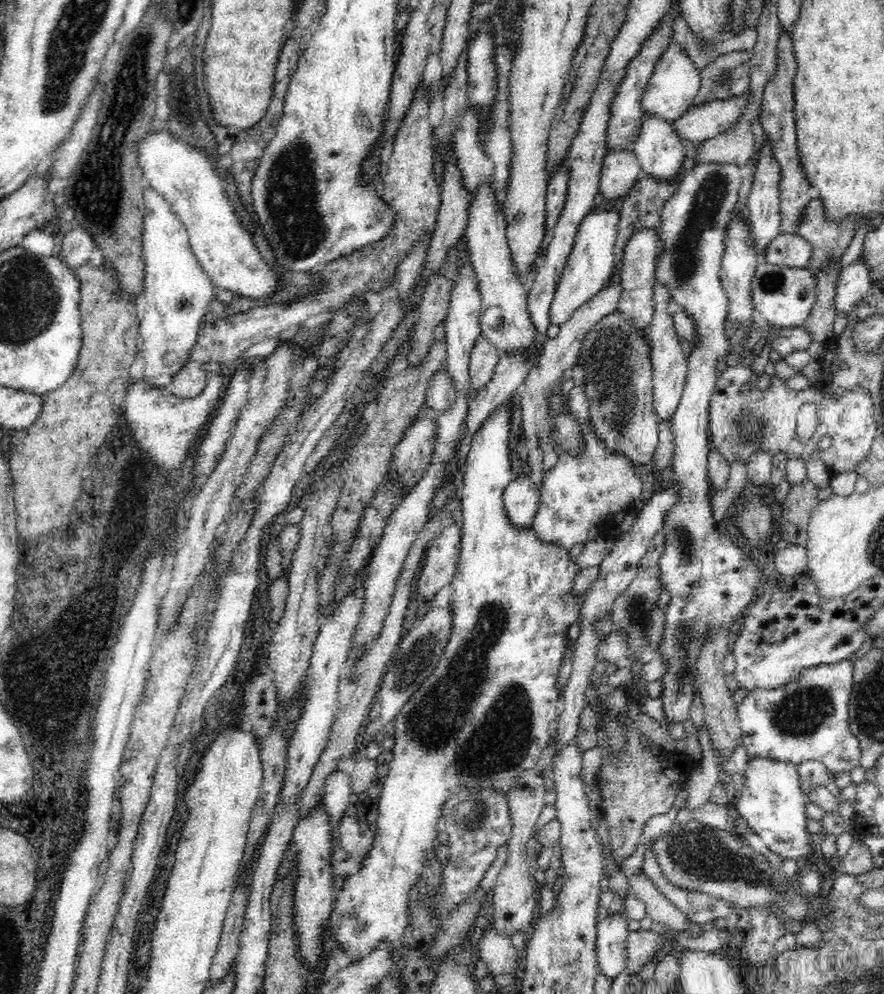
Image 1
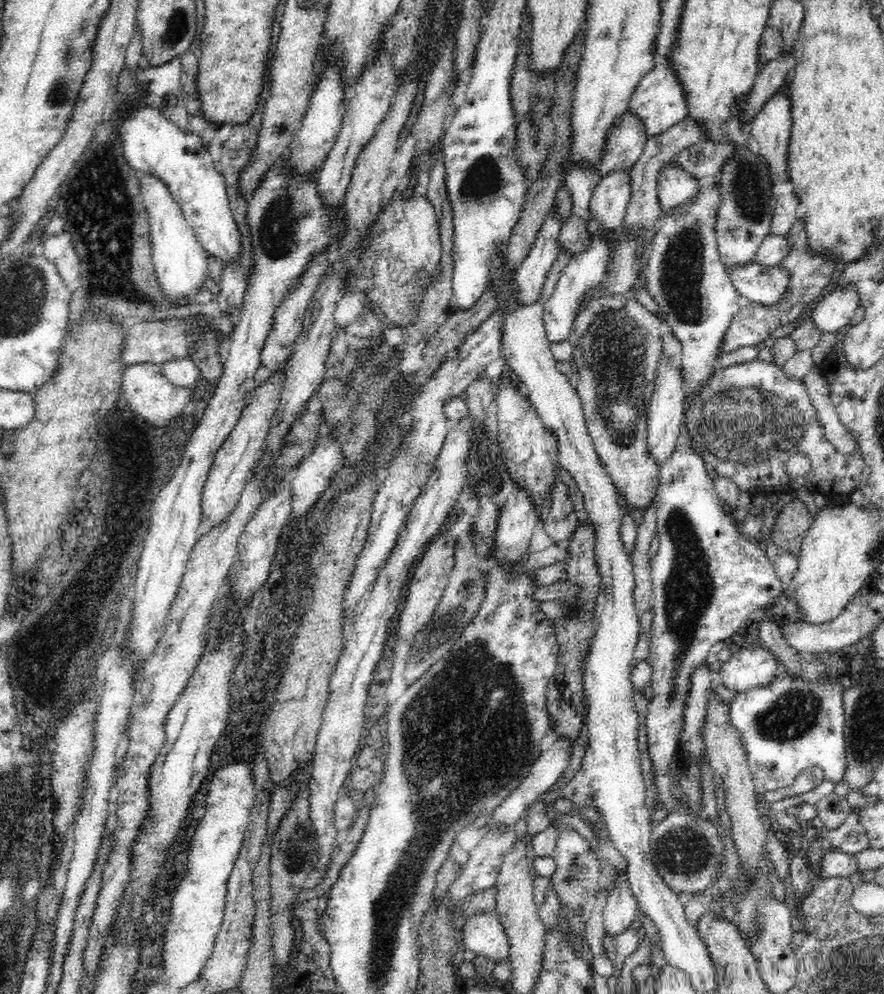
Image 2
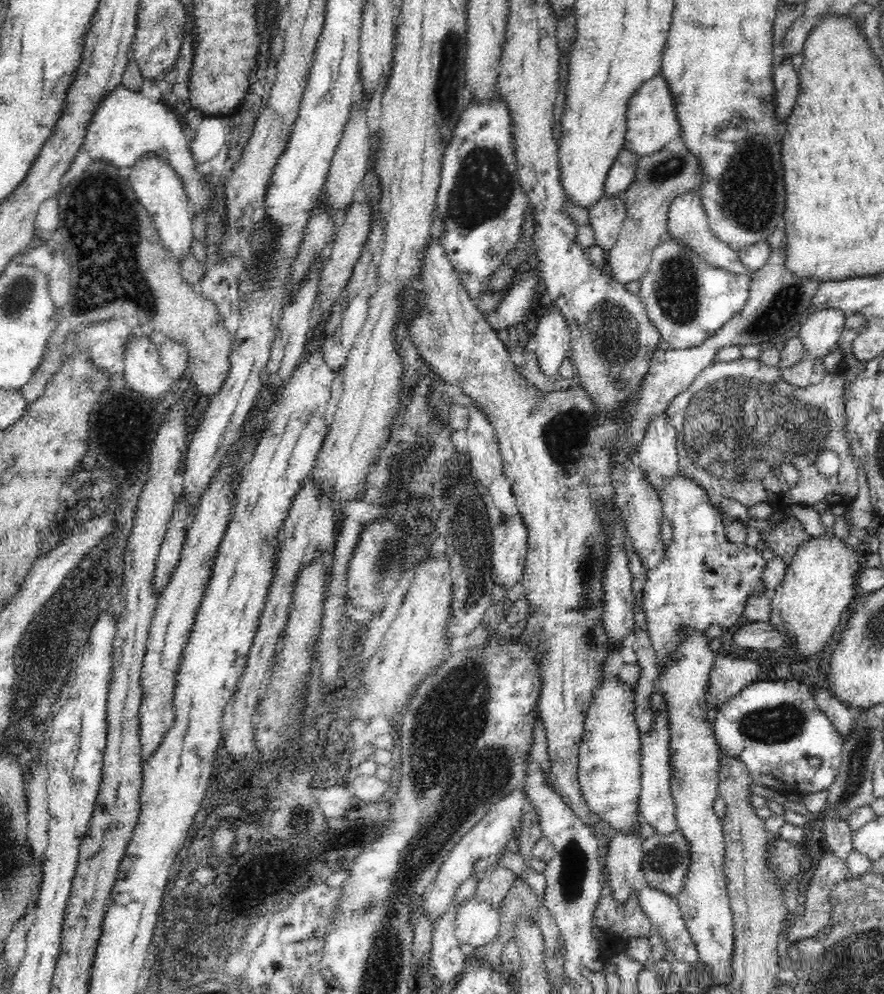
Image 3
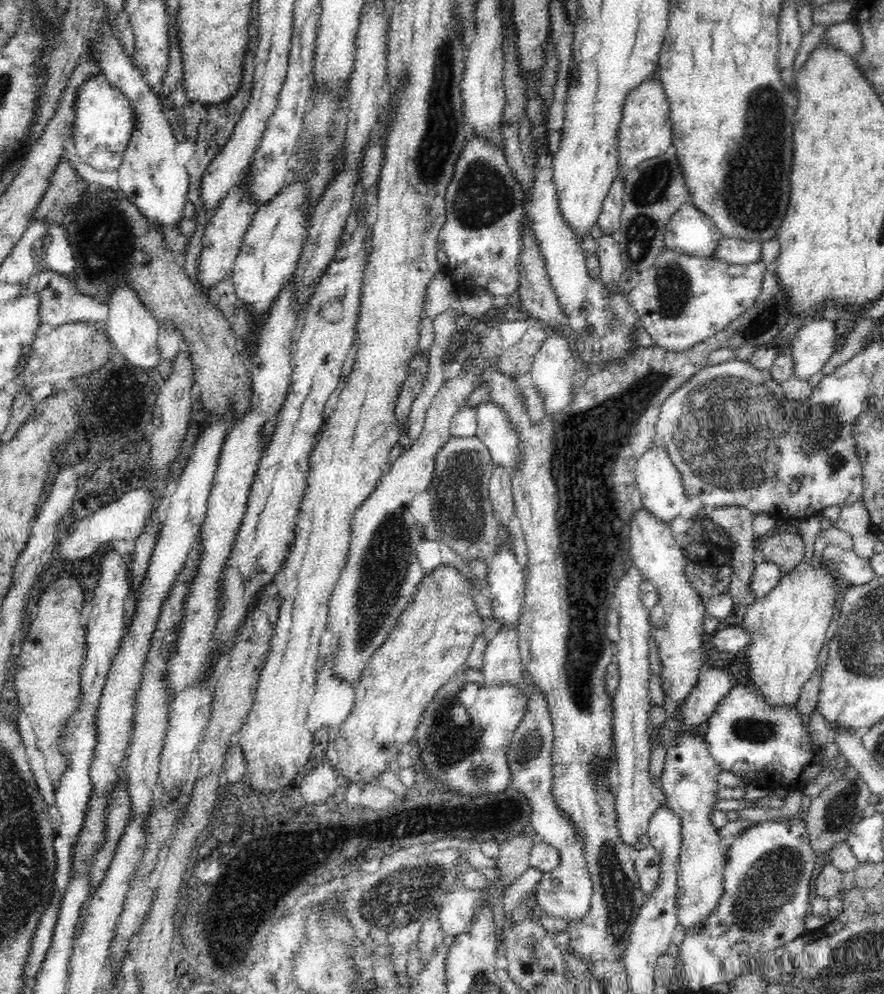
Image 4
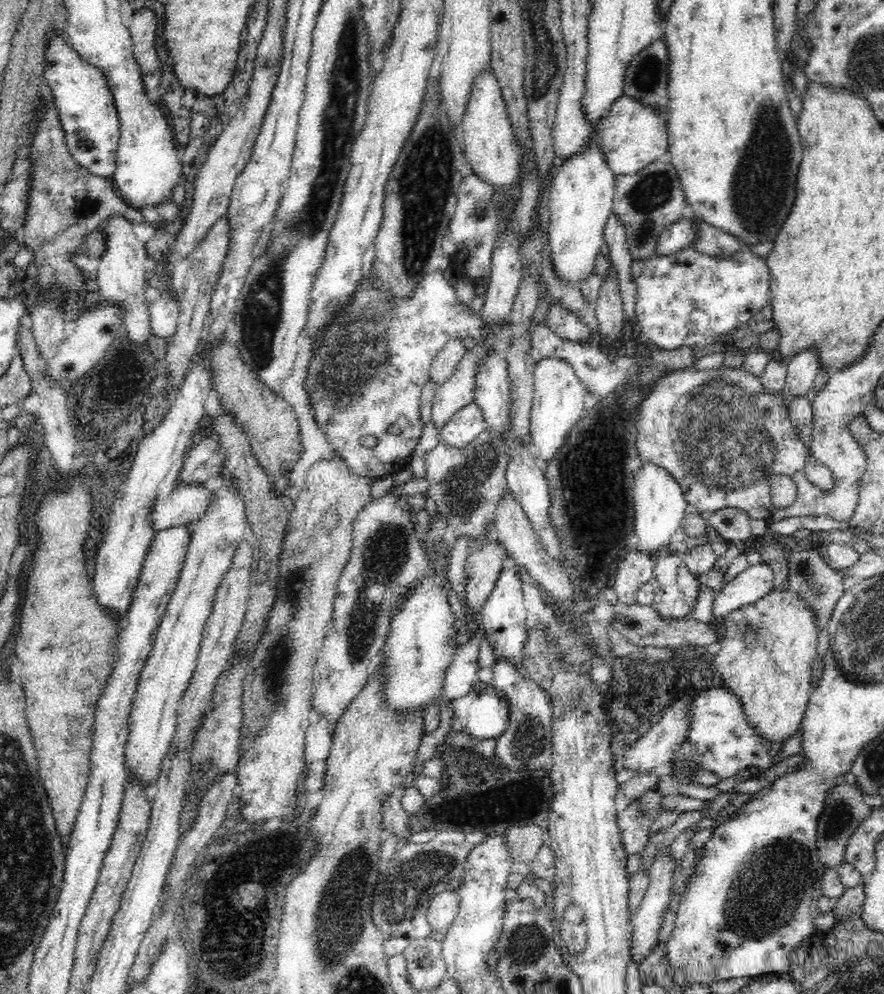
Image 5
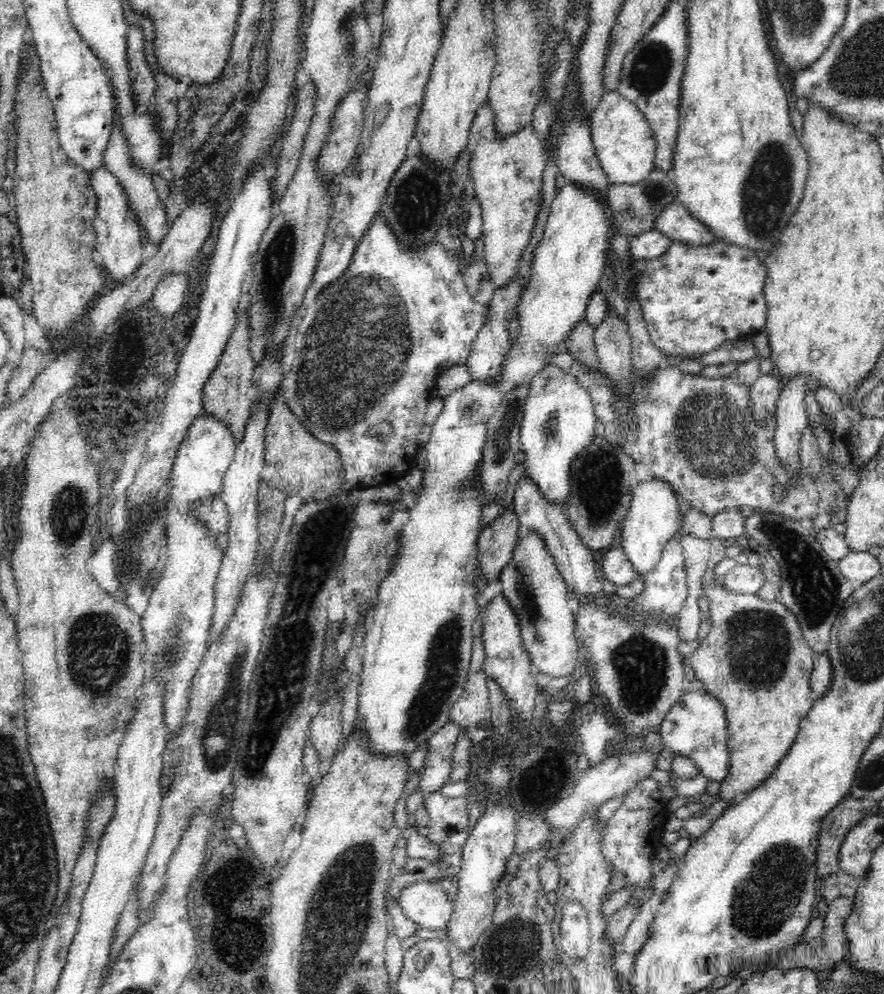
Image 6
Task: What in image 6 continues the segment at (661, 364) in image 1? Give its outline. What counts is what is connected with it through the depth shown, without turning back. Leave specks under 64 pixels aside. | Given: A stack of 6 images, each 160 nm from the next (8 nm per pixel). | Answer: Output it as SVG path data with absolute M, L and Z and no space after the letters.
M660 479L638 482L634 487L628 514L621 524L620 544L640 580L656 568L666 544L679 530L679 501L674 497L674 493L673 488Z

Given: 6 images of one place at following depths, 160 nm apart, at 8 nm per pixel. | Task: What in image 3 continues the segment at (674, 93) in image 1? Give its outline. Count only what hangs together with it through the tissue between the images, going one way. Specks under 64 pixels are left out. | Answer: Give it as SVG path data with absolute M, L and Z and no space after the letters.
M658 73L654 78L643 82L629 100L627 131L623 148L645 157L662 150L679 136L679 132L680 125L675 115L674 101L668 83L661 73Z

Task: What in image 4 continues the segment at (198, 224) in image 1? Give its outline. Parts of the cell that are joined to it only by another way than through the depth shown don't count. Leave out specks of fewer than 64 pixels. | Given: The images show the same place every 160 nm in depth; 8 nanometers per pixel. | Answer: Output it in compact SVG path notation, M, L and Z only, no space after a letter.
M96 75L85 80L77 92L73 140L78 158L94 170L114 170L120 166L128 141L135 125L135 114L130 101L112 86L104 75Z

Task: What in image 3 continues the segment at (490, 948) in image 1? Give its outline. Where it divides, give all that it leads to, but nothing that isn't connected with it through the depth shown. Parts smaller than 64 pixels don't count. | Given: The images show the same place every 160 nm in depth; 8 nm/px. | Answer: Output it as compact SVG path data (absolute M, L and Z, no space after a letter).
M474 894L459 904L455 912L454 932L460 944L470 944L476 949L496 938L500 923L499 909L478 901Z

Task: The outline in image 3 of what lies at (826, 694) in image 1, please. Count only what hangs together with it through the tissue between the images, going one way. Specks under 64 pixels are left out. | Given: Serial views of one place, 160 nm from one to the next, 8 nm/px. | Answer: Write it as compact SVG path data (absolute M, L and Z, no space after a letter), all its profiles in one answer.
M758 680L745 686L718 709L714 720L714 735L722 755L740 759L746 766L753 783L777 792L778 797L815 794L832 786L843 761L844 739L834 730L832 722L818 709L806 681Z

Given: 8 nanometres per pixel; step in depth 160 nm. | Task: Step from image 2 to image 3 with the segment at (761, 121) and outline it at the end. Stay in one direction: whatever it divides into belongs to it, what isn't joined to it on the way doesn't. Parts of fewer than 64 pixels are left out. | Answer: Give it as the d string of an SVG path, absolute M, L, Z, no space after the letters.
M786 57L785 61L777 64L773 69L776 117L780 123L785 124L797 99L799 78L792 65L792 57Z

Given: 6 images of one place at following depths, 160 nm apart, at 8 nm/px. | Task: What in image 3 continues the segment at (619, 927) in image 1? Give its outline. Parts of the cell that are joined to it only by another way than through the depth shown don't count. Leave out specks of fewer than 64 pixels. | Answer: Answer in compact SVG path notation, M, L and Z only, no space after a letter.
M640 829L627 833L614 833L610 841L607 866L612 885L612 897L625 903L632 892L634 876L641 870L642 835Z

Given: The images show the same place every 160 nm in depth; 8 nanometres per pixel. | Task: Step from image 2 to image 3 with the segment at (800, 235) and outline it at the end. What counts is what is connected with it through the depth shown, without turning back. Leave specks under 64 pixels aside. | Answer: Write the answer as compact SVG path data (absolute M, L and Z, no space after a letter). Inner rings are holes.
M431 236L431 240L427 243L427 249L425 250L425 256L423 257L423 272L419 275L418 281L421 281L422 284L425 284L428 287L425 287L425 290L422 292L423 299L420 304L420 311L407 326L406 334L410 337L410 341L414 341L414 345L418 347L419 354L426 360L426 364L431 365L431 369L436 376L441 377L443 382L446 384L458 386L463 394L470 396L473 402L481 408L481 411L494 425L494 428L496 429L495 433L499 440L499 449L501 452L501 459L503 460L503 470L505 475L508 477L508 480L511 482L512 492L516 498L520 517L522 517L522 521L524 521L524 524L528 529L528 548L522 582L522 586L524 587L523 593L526 597L526 602L528 602L528 608L526 626L519 636L519 641L527 642L531 648L535 648L535 650L543 656L539 660L538 665L538 668L541 670L541 689L537 704L539 717L542 720L544 729L546 729L546 737L548 737L547 744L548 758L550 759L551 785L555 789L555 792L564 799L564 802L574 811L574 814L579 816L580 820L583 820L584 824L587 824L592 829L592 832L596 835L598 847L600 847L600 863L602 863L601 871L603 872L603 883L597 908L594 910L592 928L593 937L599 940L600 952L602 957L606 960L610 955L624 952L625 948L633 938L647 937L651 930L651 924L646 913L640 909L640 897L638 897L638 890L640 890L640 888L638 888L638 886L632 889L632 892L629 894L625 903L618 903L618 901L612 897L612 889L610 889L612 888L612 885L610 885L610 879L608 879L607 857L613 833L610 830L610 824L608 824L608 821L602 819L602 817L594 813L593 810L590 810L590 807L586 804L586 799L584 799L579 784L579 747L583 738L583 727L585 726L588 710L592 705L592 694L594 694L594 690L596 690L596 688L600 686L600 682L602 682L602 679L600 679L602 678L602 664L604 664L604 660L606 660L606 656L608 656L608 653L606 652L608 652L608 646L610 646L610 643L608 643L608 633L606 633L604 623L602 623L602 600L604 600L604 587L602 587L602 582L604 582L604 572L606 572L606 569L604 568L606 568L606 564L608 564L608 547L606 547L606 533L602 533L602 523L600 523L601 510L599 510L598 506L601 504L601 506L609 506L610 509L612 509L612 506L616 505L613 497L614 487L612 484L612 477L610 477L610 468L614 466L614 458L620 454L620 450L638 450L638 446L640 446L640 442L642 442L642 438L644 438L644 434L646 434L646 426L650 424L650 420L654 420L658 414L662 414L662 410L667 409L669 402L673 398L676 398L676 396L682 394L685 390L688 390L688 387L694 383L694 380L701 374L702 370L705 370L708 366L711 366L716 362L715 356L717 352L726 347L741 347L746 346L746 344L760 344L762 346L770 345L772 340L779 340L780 338L786 337L789 333L794 332L797 327L805 321L805 317L810 313L810 302L814 297L814 294L816 294L816 290L820 288L820 282L814 279L798 278L794 273L786 269L786 242L784 242L784 244L782 244L782 246L777 250L772 250L770 259L766 262L766 265L763 268L760 268L760 270L754 272L754 276L751 278L748 301L738 314L734 315L721 329L717 330L717 333L714 334L714 336L707 338L702 342L702 344L700 344L700 346L689 349L656 349L656 352L651 358L648 372L646 372L646 378L642 380L639 389L635 392L635 396L632 398L633 401L628 401L623 408L623 410L628 411L620 411L622 410L622 407L620 407L615 412L615 415L610 415L610 413L606 413L606 411L598 411L598 409L596 409L596 405L594 405L592 397L586 393L586 389L584 389L582 385L578 385L575 389L567 389L566 391L558 390L545 394L544 391L536 388L535 386L528 385L525 382L523 377L518 373L518 371L516 371L516 366L510 359L510 355L508 354L507 347L504 342L499 338L497 332L486 322L485 316L478 311L476 304L470 299L470 296L464 289L464 285L460 283L458 274L455 273L450 260L446 257L444 248L440 245L439 238ZM624 416L629 416L629 425L625 429L622 429L622 427L618 425L618 420L620 420L620 418L624 418Z

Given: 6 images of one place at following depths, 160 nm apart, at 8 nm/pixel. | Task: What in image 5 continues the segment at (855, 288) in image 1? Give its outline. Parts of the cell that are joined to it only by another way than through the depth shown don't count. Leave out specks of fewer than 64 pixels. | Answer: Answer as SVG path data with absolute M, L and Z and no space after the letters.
M817 348L800 350L786 364L787 378L780 395L787 411L790 398L806 396L812 390L814 380L821 372L821 367Z

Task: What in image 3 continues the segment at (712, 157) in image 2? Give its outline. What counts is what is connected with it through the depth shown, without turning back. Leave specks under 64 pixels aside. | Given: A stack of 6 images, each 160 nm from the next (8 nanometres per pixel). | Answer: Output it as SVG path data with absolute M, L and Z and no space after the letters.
M678 136L662 150L640 157L634 180L623 194L626 207L617 244L606 255L606 270L618 282L639 281L651 262L653 251L667 233L667 214L670 202L682 192L697 190L703 184L699 158L692 154Z

